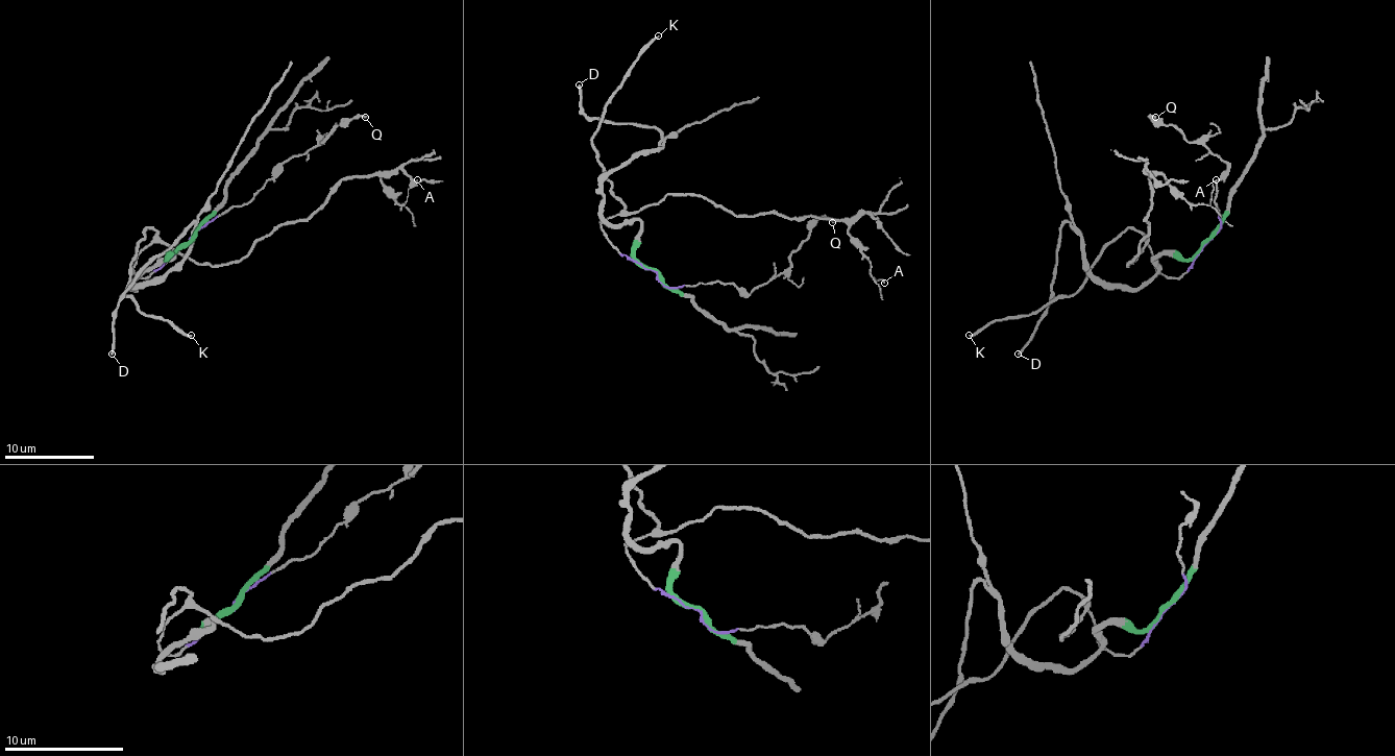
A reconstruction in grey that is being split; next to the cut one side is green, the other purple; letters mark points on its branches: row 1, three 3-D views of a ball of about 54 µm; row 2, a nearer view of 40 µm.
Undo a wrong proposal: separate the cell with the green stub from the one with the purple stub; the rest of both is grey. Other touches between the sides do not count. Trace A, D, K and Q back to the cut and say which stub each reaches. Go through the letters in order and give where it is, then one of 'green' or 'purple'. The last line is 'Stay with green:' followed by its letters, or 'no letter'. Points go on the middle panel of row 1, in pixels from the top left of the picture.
A: at (884, 283); purple
D: at (579, 84); green
K: at (658, 35); purple
Q: at (832, 222); purple
Stay with green: D

